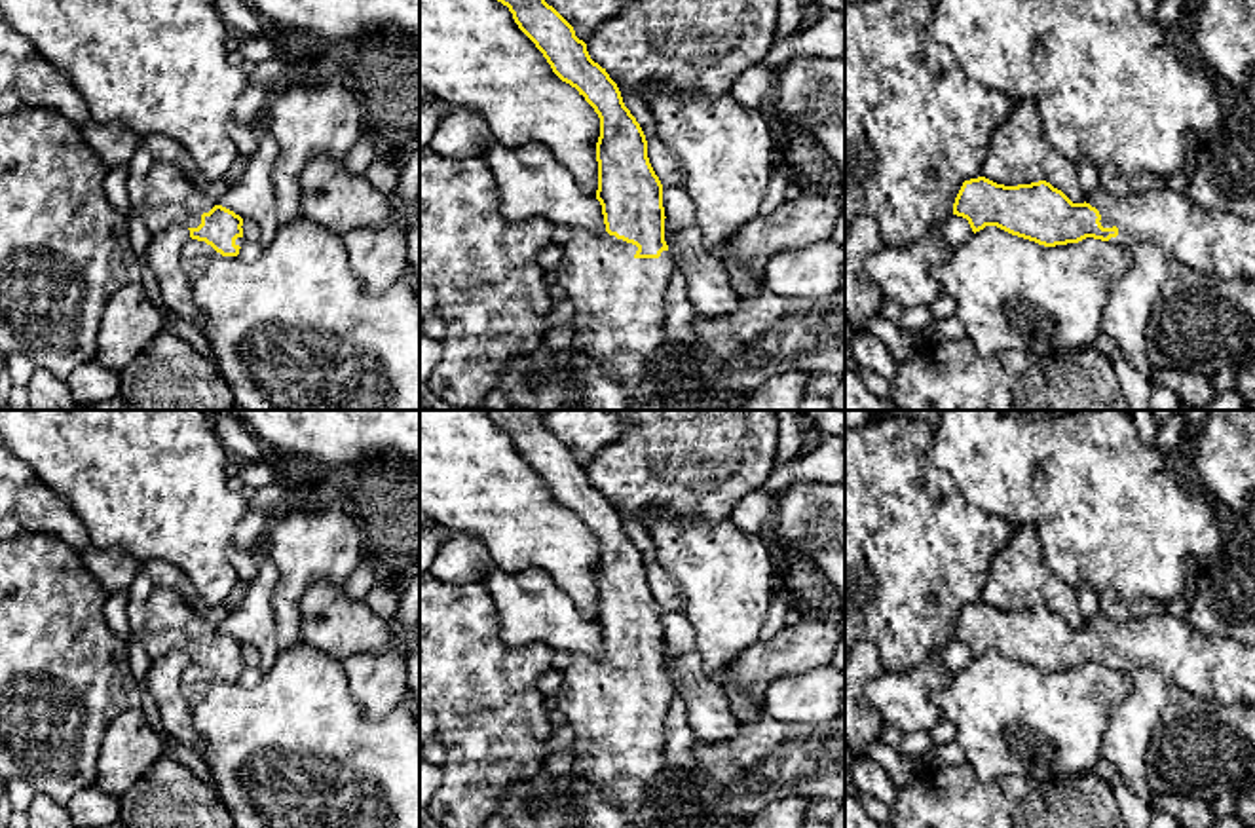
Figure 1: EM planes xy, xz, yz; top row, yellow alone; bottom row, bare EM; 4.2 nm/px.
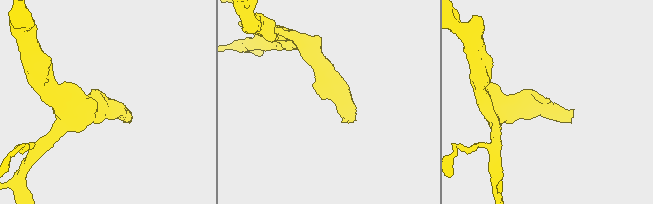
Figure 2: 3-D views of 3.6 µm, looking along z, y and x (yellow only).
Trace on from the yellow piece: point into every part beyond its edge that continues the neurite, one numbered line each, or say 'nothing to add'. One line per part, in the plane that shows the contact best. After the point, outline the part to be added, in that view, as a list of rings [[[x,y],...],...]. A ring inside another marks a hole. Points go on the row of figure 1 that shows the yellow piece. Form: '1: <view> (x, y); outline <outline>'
1: xz (619, 319); outline [[[571,230],[556,283],[575,306],[573,349],[600,363],[602,374],[634,389],[628,410],[674,410],[644,399],[642,384],[666,344],[670,251],[636,258],[638,247],[589,230]]]

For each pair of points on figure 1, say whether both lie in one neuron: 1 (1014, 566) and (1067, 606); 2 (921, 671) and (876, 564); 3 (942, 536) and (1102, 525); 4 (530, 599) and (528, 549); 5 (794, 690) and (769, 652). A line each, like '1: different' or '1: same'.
1: same
2: different
3: different
4: different
5: different

